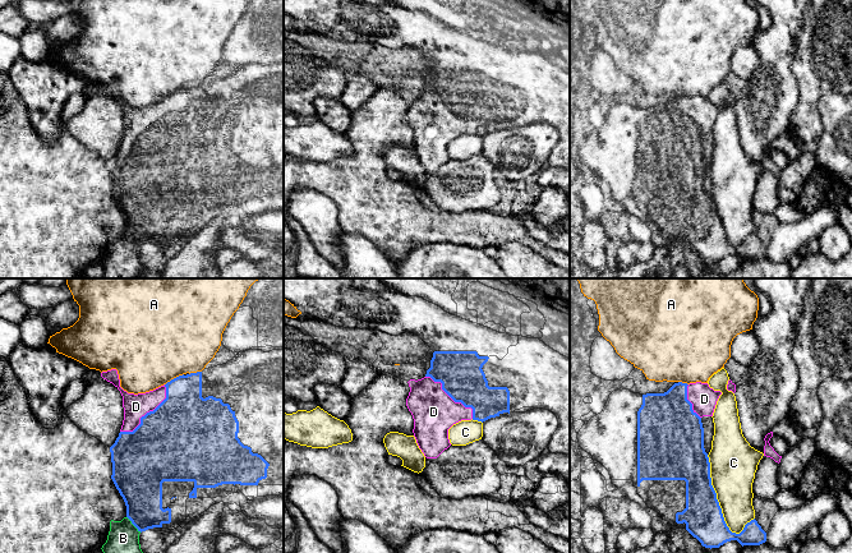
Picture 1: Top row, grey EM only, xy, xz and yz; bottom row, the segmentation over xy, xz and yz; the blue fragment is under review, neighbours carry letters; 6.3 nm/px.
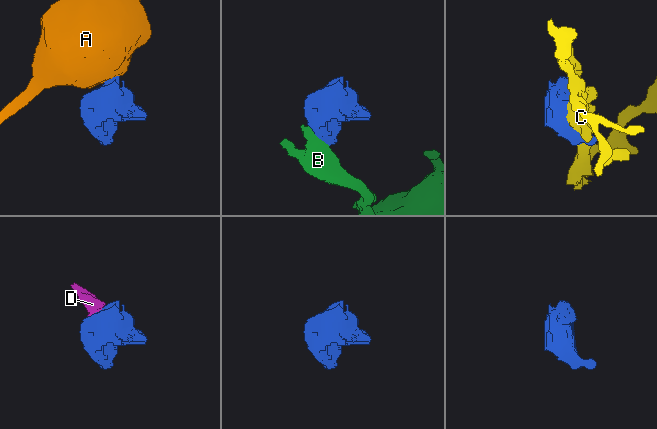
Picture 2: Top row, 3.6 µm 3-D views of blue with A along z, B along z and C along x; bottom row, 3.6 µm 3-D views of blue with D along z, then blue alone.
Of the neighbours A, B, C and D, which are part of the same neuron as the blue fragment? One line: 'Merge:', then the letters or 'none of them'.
Merge: D

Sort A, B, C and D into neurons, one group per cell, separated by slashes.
A / B / C / D

